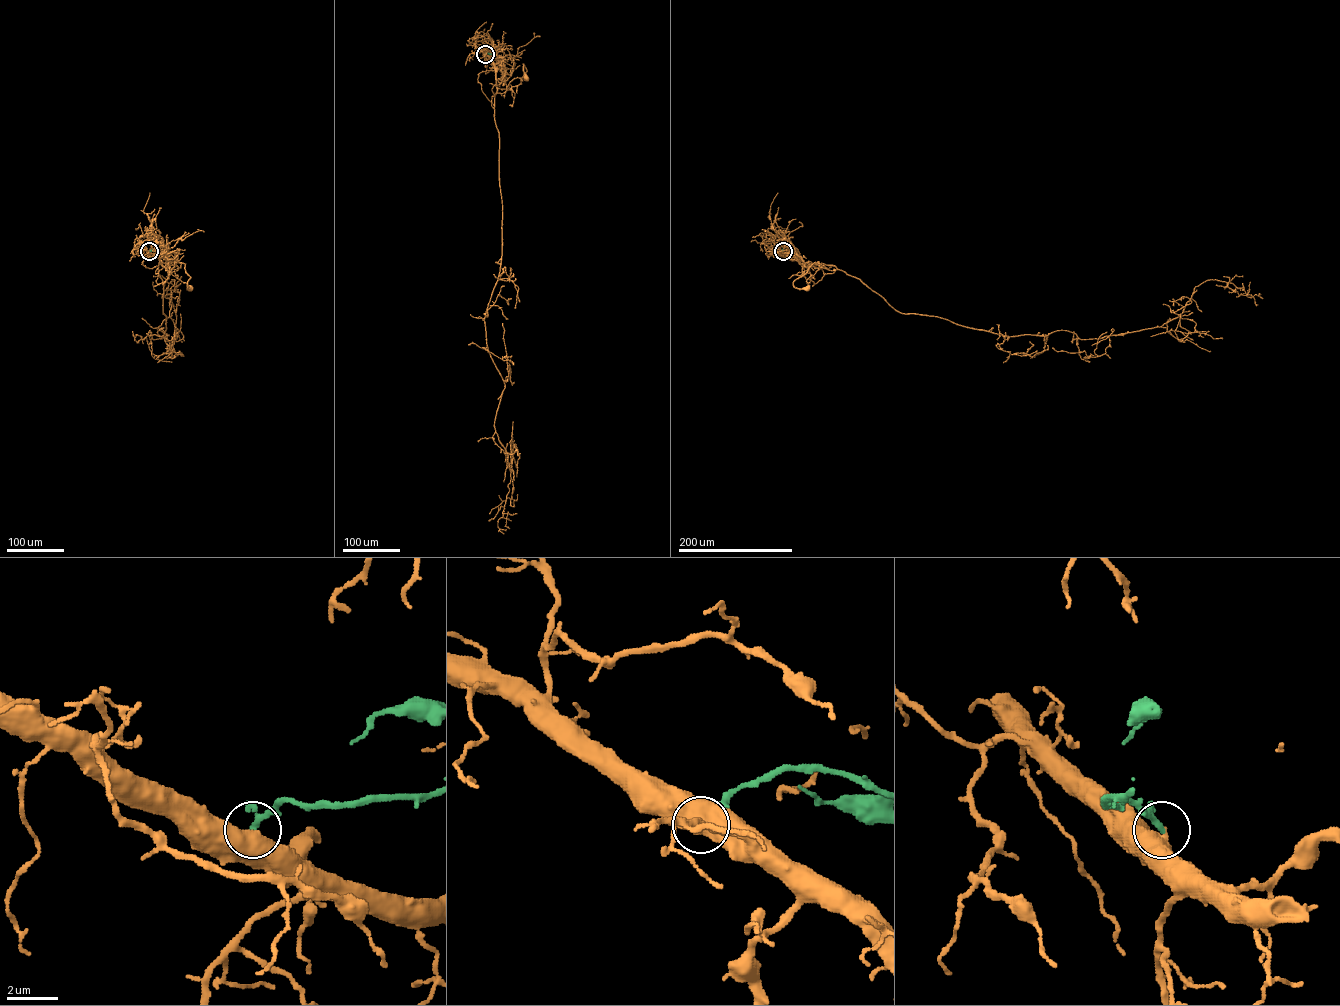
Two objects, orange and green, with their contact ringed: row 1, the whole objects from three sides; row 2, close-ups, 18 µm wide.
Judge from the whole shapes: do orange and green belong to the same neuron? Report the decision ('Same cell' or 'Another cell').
Same cell

